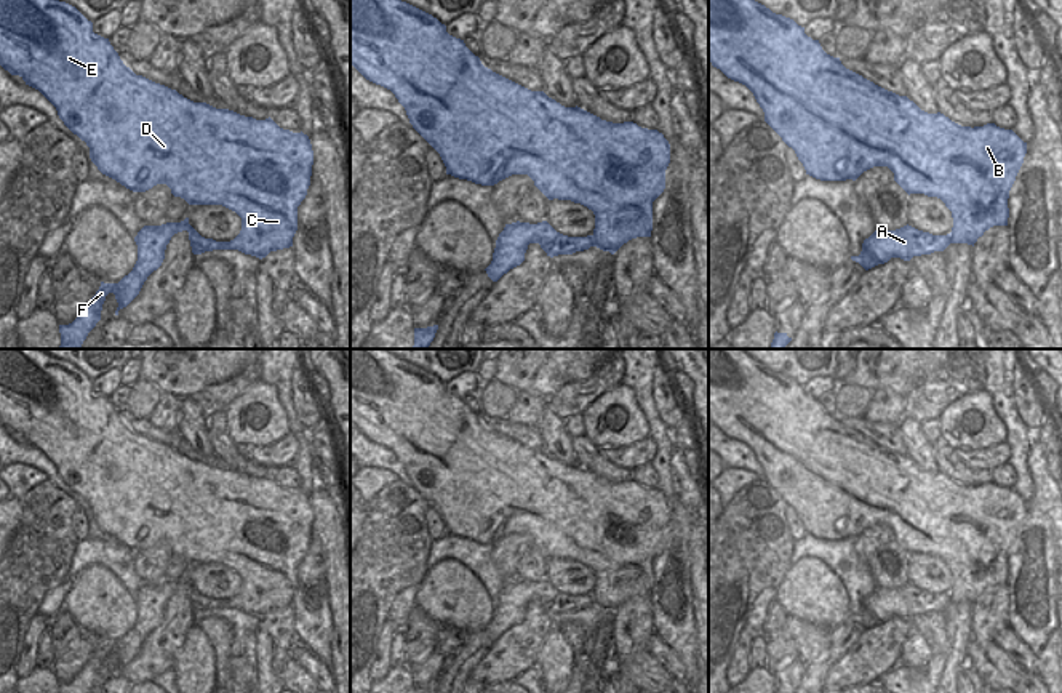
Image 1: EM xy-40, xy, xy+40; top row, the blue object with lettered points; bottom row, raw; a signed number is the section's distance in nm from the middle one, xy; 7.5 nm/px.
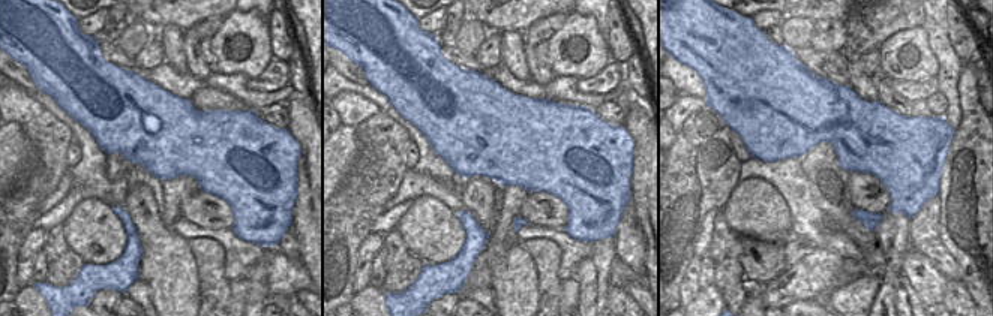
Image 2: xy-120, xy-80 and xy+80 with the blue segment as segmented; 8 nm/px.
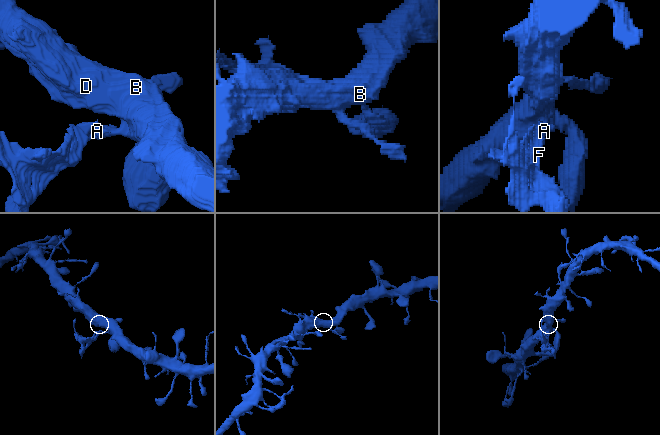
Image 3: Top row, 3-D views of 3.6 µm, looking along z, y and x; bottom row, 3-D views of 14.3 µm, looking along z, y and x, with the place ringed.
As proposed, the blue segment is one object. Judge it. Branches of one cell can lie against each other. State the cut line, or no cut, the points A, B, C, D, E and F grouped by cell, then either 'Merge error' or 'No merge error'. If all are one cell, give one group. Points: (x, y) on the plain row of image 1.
Split along xy (592, 594), (594, 604). Groups: A F / B C D E. Merge error.

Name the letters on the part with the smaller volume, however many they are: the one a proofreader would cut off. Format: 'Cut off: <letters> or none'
Cut off: A, F

